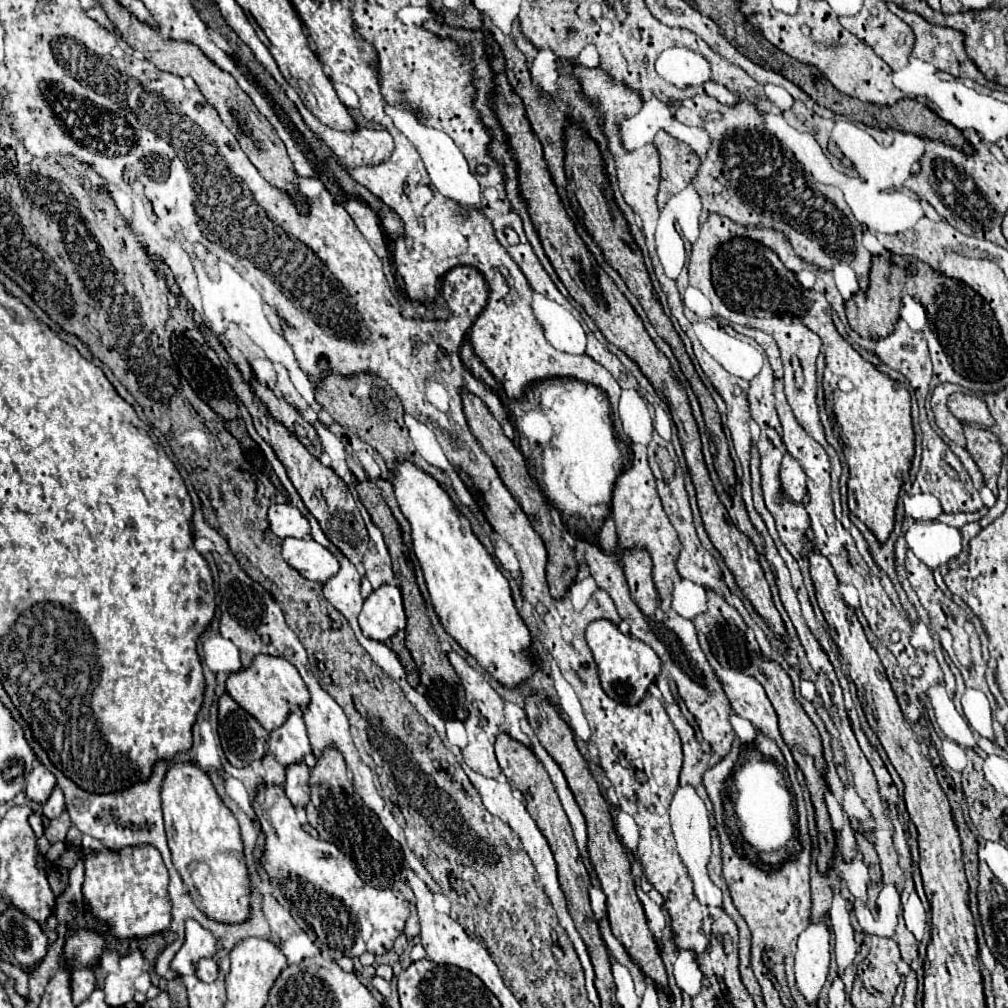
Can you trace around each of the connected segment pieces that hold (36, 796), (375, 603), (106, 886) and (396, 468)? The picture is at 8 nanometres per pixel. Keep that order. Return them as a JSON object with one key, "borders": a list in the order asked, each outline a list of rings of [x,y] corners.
{"borders":[[[[36,764],[34,770],[30,772],[28,780],[26,780],[26,796],[34,802],[44,804],[52,792],[52,788],[56,786],[56,778],[54,774],[50,774],[50,770],[44,768],[44,764]]],[[[386,584],[370,594],[360,612],[362,634],[370,640],[384,642],[398,630],[406,628],[406,614],[402,608],[402,594],[398,586]]],[[[132,846],[126,850],[118,850],[118,852],[104,850],[104,852],[94,852],[86,856],[86,876],[82,884],[84,900],[88,900],[98,920],[106,922],[112,934],[120,940],[152,936],[152,934],[164,932],[170,926],[172,906],[170,906],[166,888],[168,888],[168,870],[162,862],[162,856],[152,846]]],[[[394,460],[392,462],[390,482],[394,486],[394,494],[396,494],[400,510],[406,516],[406,520],[410,522],[414,552],[416,552],[416,558],[422,566],[432,606],[434,606],[444,630],[504,686],[508,686],[508,688],[516,686],[522,680],[526,680],[528,676],[532,676],[534,664],[528,654],[530,632],[512,602],[508,580],[502,576],[502,572],[496,566],[490,552],[476,538],[470,520],[456,508],[456,504],[448,496],[448,492],[440,486],[440,482],[434,476],[430,476],[428,472],[420,470],[410,460]]]]}

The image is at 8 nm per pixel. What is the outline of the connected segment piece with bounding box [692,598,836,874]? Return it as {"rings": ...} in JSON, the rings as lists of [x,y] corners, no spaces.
{"rings":[[[708,598],[708,608],[706,612],[702,612],[700,616],[696,616],[692,620],[696,624],[696,630],[698,630],[698,640],[700,640],[700,646],[706,654],[706,658],[714,664],[714,668],[718,670],[720,666],[722,668],[732,668],[732,670],[738,670],[742,674],[748,674],[748,676],[754,676],[766,690],[776,714],[778,714],[778,720],[780,720],[780,732],[782,732],[782,738],[784,742],[788,744],[798,768],[802,770],[804,778],[806,778],[806,786],[810,790],[810,796],[812,796],[812,804],[814,804],[814,810],[816,810],[816,826],[818,826],[818,842],[820,842],[820,854],[818,854],[818,870],[822,874],[826,874],[830,870],[830,864],[834,860],[834,848],[836,848],[836,842],[834,842],[834,830],[832,830],[832,820],[828,816],[828,808],[826,808],[826,800],[824,800],[824,792],[826,792],[826,760],[824,760],[824,754],[822,754],[822,742],[820,742],[820,734],[816,730],[816,726],[812,724],[812,720],[808,718],[808,714],[804,712],[804,708],[800,706],[800,702],[794,698],[794,688],[792,688],[792,682],[790,682],[790,676],[782,670],[782,666],[774,660],[768,660],[766,656],[754,652],[746,640],[746,626],[744,626],[744,620],[740,616],[740,612],[730,606],[724,598]]]}

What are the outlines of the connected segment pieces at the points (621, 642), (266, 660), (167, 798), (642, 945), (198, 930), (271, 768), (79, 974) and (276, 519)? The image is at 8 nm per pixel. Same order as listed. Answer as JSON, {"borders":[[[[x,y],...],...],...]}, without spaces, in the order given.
{"borders":[[[[610,620],[592,622],[586,630],[586,642],[594,654],[604,692],[620,704],[630,704],[630,706],[640,704],[644,700],[650,684],[654,684],[656,678],[660,676],[662,662],[660,662],[658,654],[642,640],[624,636],[618,630],[618,626],[612,624]]],[[[258,654],[248,668],[232,672],[226,680],[226,690],[268,732],[282,726],[282,722],[294,710],[294,706],[308,704],[308,688],[306,688],[304,680],[300,678],[298,670],[284,658],[276,658],[276,656],[268,656],[268,654]]],[[[194,762],[174,764],[164,776],[160,796],[172,862],[188,886],[194,904],[212,920],[244,922],[248,918],[250,878],[244,864],[240,828],[214,790],[212,780]]],[[[530,694],[526,696],[526,716],[528,722],[534,730],[534,734],[538,736],[540,744],[546,748],[546,752],[556,760],[556,764],[562,768],[568,786],[586,818],[588,824],[588,852],[590,852],[590,862],[596,870],[596,876],[602,884],[602,890],[606,894],[606,908],[608,908],[608,922],[610,928],[614,932],[614,936],[626,946],[626,950],[630,952],[630,956],[634,958],[634,962],[642,968],[644,974],[648,974],[658,986],[666,988],[666,970],[664,964],[660,960],[658,954],[658,946],[656,946],[656,938],[650,932],[648,924],[646,924],[646,916],[642,910],[642,904],[636,896],[636,888],[634,888],[634,878],[630,874],[630,860],[616,836],[614,824],[612,824],[612,816],[608,812],[608,802],[602,796],[594,776],[590,774],[588,768],[588,760],[580,754],[578,746],[576,746],[576,738],[572,728],[562,720],[560,710],[546,700],[542,694]]],[[[186,920],[186,940],[174,956],[170,968],[182,976],[190,976],[196,970],[200,958],[212,958],[216,954],[216,938],[208,928],[196,920]]],[[[266,754],[266,756],[262,758],[262,766],[264,766],[264,770],[266,770],[266,778],[264,778],[266,784],[274,784],[274,786],[282,786],[282,784],[284,784],[284,780],[286,780],[284,766],[278,764],[272,754]]],[[[76,970],[72,974],[72,1000],[78,1006],[94,992],[94,974],[90,970]]],[[[272,504],[268,508],[270,530],[280,538],[306,538],[310,534],[308,520],[292,504]]]]}

